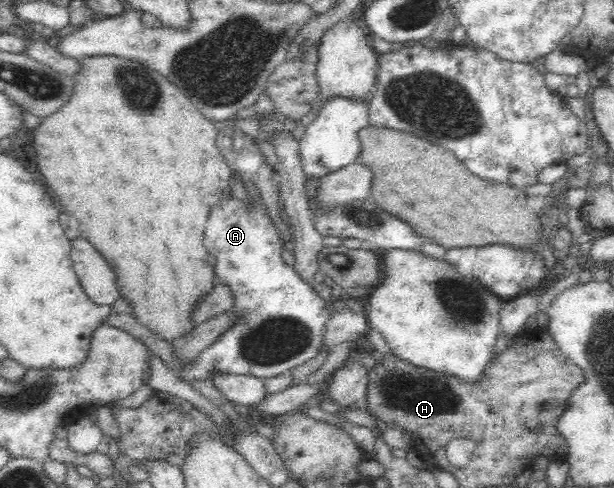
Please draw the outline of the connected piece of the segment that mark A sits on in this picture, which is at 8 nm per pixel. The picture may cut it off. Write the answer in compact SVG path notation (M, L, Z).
M240 197L218 203L218 207L208 213L208 223L204 231L204 247L214 255L214 273L220 283L225 283L236 298L233 299L233 309L239 315L237 322L225 333L218 336L196 359L180 370L175 370L182 381L208 378L212 369L222 373L253 375L257 378L269 378L312 359L323 347L324 327L330 317L328 302L324 301L313 288L306 283L292 266L282 259L282 244L277 226L268 218L269 214L257 202L251 206L242 203Z

